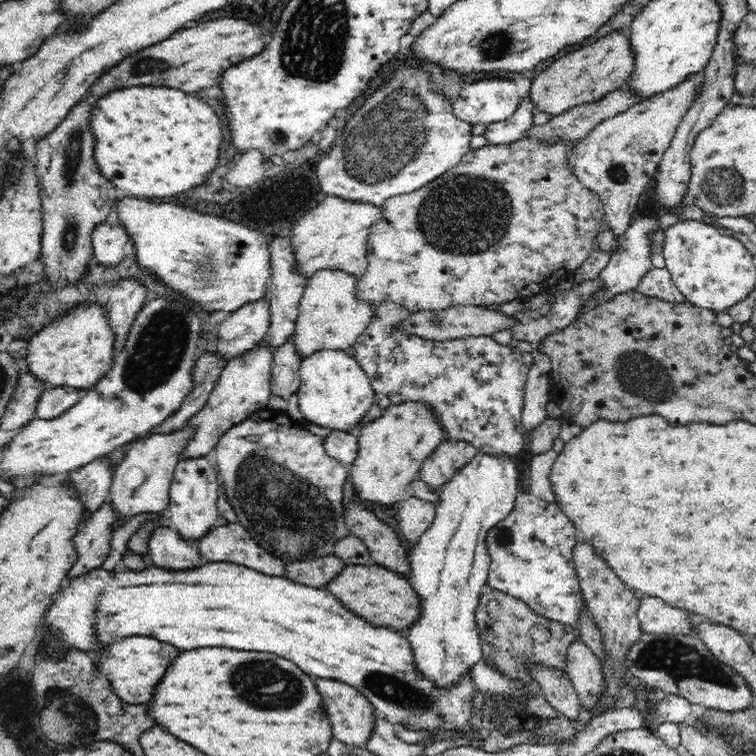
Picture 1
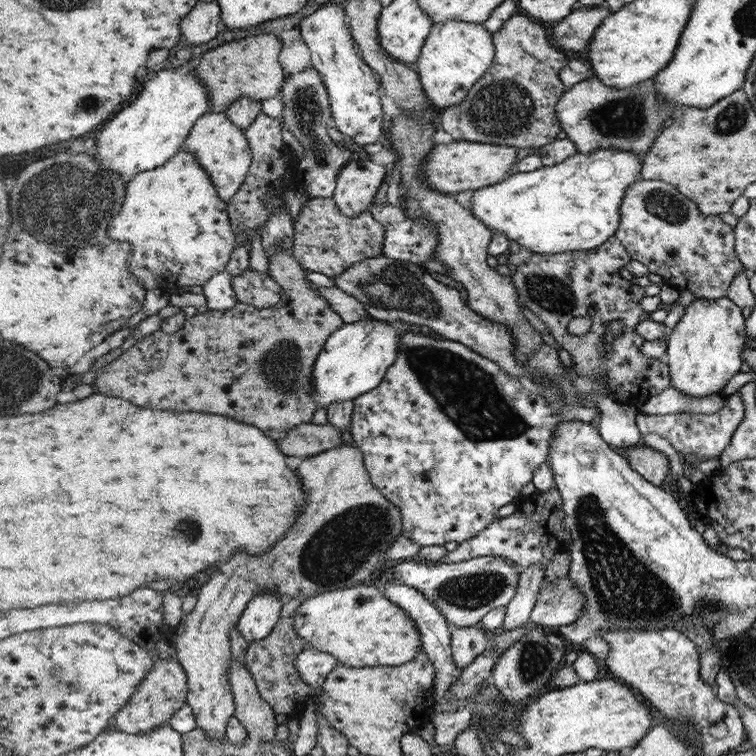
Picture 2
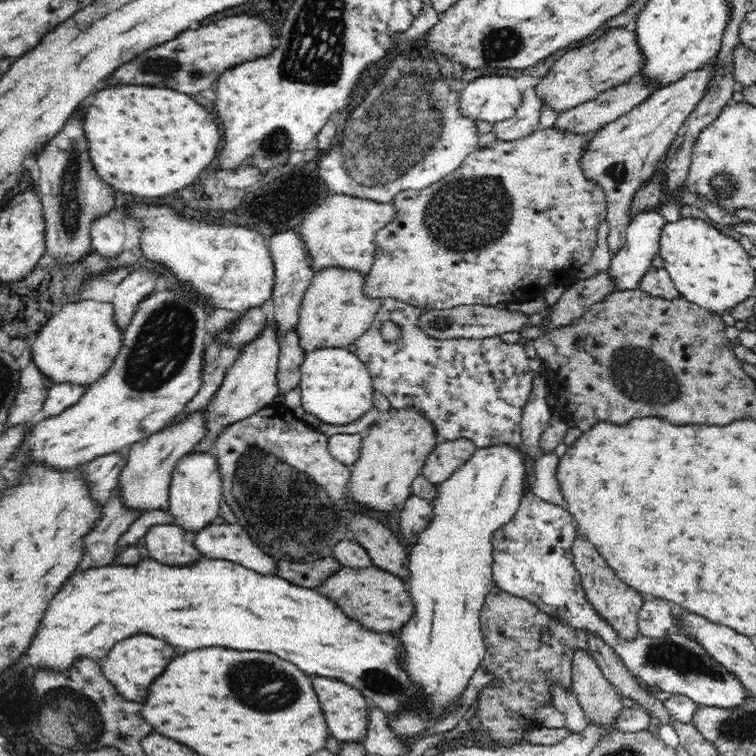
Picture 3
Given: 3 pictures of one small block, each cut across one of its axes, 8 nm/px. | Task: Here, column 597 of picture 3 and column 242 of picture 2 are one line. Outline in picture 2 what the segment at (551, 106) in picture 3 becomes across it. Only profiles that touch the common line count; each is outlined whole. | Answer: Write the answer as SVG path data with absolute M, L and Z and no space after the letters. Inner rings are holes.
M268 32L226 42L202 55L195 74L208 84L208 90L212 92L211 112L225 112L242 96L254 97L261 102L278 96L286 83L284 68L278 62L282 48L283 41Z

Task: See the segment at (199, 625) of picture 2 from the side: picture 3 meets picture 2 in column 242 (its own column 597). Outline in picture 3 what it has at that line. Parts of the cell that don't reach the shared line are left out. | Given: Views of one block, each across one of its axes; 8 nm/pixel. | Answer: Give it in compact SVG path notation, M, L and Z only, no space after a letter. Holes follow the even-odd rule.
M578 535L571 549L573 563L581 576L581 586L584 587L589 606L592 606L592 610L596 611L603 622L612 627L617 640L635 639L639 635L639 610L644 602L640 593L618 578L618 575L606 564L606 560L596 552L596 548L584 536Z

